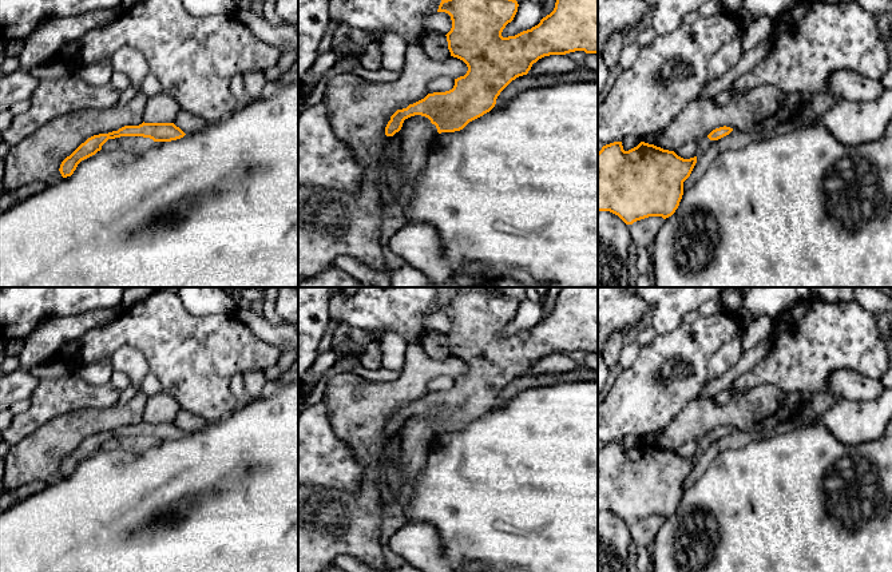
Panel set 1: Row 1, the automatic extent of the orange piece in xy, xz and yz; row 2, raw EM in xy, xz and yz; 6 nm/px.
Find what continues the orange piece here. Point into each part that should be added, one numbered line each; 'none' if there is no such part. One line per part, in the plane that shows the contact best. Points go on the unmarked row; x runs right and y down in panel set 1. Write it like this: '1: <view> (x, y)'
none

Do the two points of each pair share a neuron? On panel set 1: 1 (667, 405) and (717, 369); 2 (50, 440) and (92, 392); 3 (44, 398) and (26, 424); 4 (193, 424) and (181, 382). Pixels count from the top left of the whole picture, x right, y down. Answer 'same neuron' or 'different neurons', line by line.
1: different neurons
2: different neurons
3: same neuron
4: different neurons

